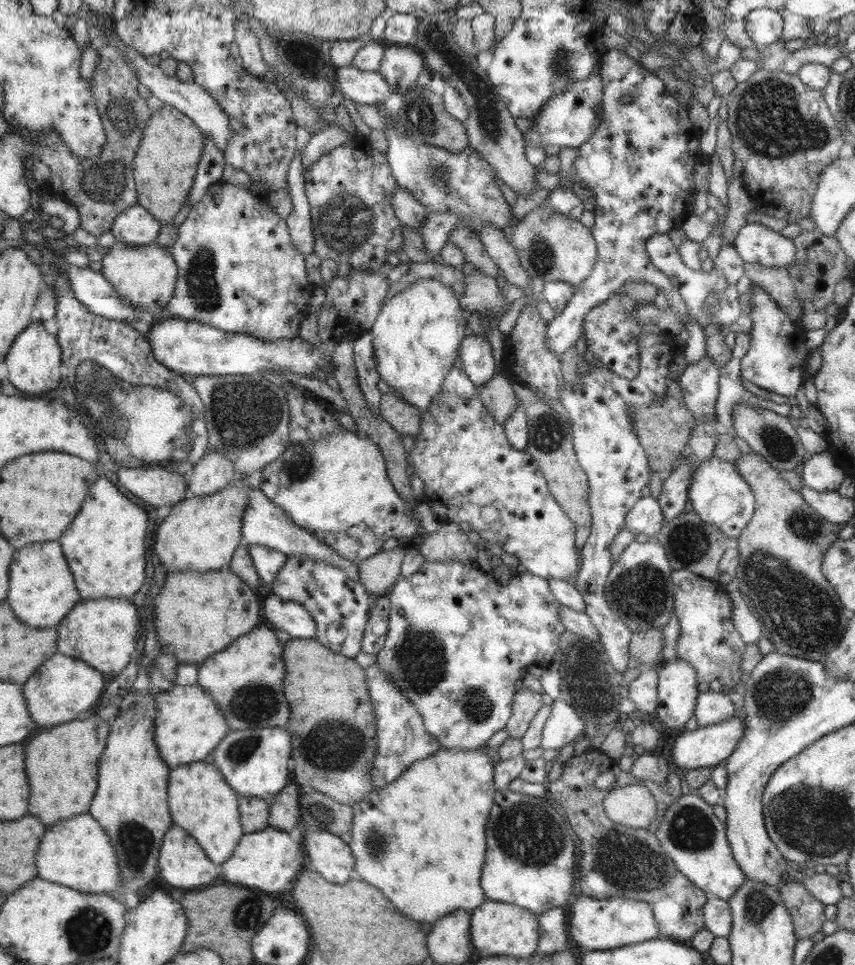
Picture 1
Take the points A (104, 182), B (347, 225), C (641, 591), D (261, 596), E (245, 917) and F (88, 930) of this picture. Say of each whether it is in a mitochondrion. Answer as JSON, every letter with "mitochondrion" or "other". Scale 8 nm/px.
{"A":"mitochondrion","B":"mitochondrion","C":"mitochondrion","D":"other","E":"mitochondrion","F":"mitochondrion"}

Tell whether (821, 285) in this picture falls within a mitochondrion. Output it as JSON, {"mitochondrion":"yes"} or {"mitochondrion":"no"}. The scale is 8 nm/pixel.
{"mitochondrion":"no"}

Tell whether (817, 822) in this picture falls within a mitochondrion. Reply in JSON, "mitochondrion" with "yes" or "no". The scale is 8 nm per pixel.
{"mitochondrion":"yes"}

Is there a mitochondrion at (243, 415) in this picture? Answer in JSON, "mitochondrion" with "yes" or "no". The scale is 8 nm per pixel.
{"mitochondrion":"yes"}

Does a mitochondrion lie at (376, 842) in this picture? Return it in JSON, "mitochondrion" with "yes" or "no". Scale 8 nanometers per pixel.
{"mitochondrion":"yes"}

